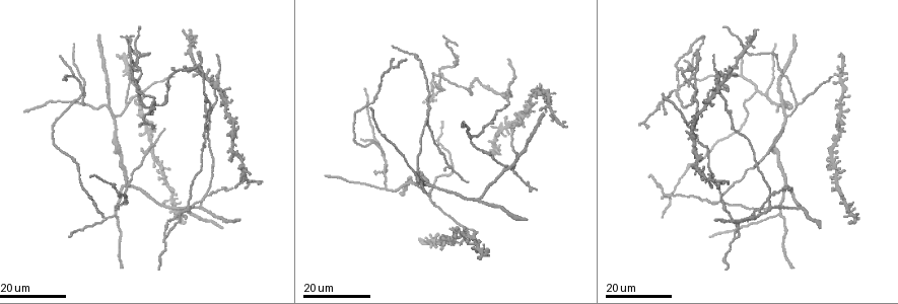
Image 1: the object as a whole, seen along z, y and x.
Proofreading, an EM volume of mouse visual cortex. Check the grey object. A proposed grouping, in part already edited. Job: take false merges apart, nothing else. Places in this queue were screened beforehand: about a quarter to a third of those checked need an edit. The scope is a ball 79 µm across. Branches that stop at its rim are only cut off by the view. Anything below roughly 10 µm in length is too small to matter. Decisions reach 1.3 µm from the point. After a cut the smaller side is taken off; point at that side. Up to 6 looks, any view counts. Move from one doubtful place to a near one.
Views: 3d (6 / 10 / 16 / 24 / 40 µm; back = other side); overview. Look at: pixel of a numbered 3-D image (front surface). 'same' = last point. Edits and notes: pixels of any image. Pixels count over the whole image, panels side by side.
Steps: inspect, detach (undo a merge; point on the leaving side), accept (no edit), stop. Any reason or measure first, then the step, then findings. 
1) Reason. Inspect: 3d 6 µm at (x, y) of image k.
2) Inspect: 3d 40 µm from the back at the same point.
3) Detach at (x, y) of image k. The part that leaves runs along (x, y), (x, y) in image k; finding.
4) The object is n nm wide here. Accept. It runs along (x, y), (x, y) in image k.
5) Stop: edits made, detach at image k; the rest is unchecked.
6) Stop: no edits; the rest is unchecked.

Three arms meet. Inspect: 3d 16 µm at (384, 155) of image 1.

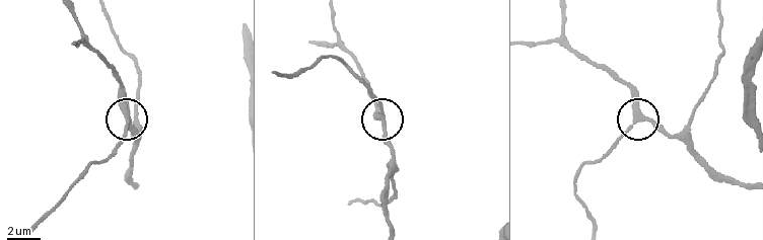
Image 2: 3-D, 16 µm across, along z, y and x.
Inspect: 3d 10 µm at (637, 120) of image 2.

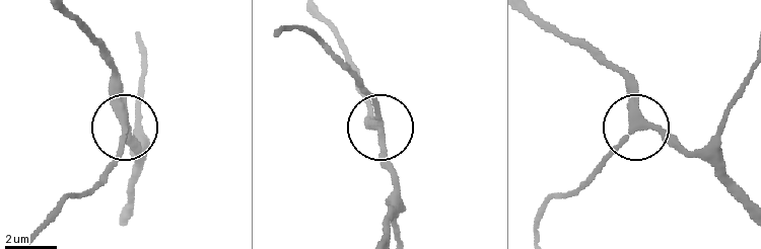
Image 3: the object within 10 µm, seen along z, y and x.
Accept. It runs along (384, 234), (397, 181), (384, 130), (372, 118) in image 3; continuous, no second neuron.

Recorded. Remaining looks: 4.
Branch point. Inspect: 3d 24 µm at (116, 115) of image 1.

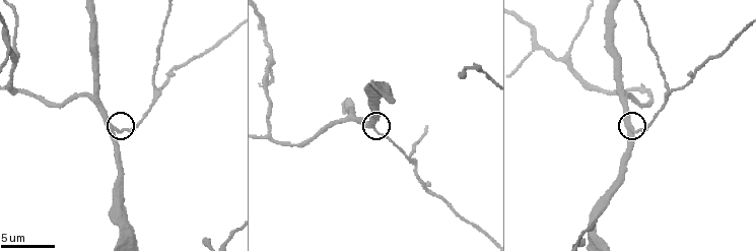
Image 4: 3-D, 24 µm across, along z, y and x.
Closer look. Inspect: 3d 6 µm at (119, 129) of image 4.

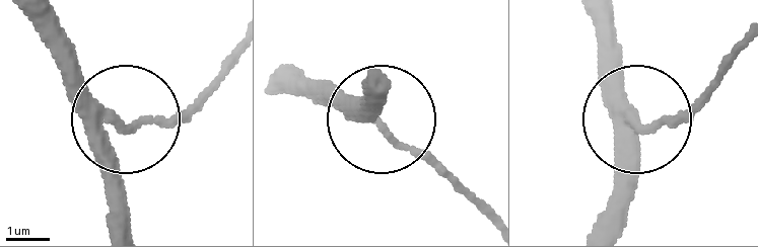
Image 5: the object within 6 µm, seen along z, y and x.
Accept. It runs along (596, 222), (636, 135), (701, 106) in image 5; continuous, no second neuron.

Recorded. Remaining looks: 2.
Three arms meet. Inspect: 3d 24 µm at (719, 202) of image 1.

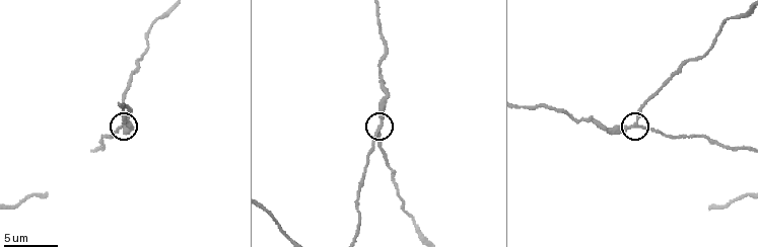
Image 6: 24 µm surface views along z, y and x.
Inspect: 3d 10 µm at (379, 127) of image 6.

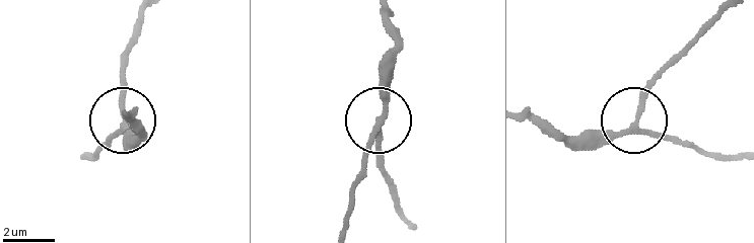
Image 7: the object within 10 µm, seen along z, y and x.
3 arms meet here. Accept. It runs along (341, 230), (385, 105), (385, 62) in image 7; continuous, no second neuron.

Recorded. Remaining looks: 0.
Stop: no edits; the rest is unchecked.

